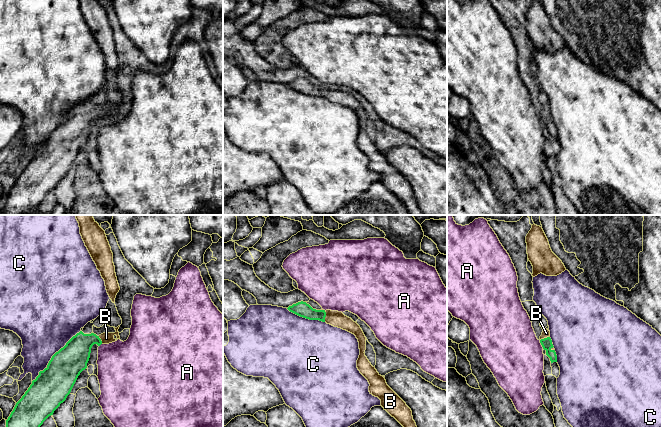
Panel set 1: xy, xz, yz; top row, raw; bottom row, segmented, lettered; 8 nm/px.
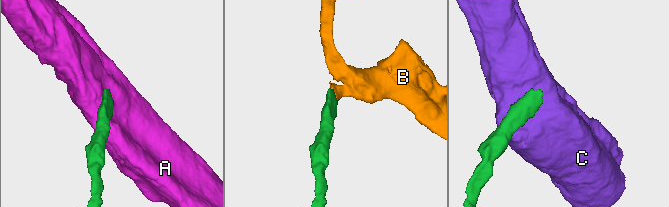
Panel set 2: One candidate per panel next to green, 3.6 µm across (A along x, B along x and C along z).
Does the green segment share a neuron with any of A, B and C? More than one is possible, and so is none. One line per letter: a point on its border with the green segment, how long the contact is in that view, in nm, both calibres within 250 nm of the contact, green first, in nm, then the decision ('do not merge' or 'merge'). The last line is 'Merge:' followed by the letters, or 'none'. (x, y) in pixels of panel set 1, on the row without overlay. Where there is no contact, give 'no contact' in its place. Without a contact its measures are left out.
A: contact yz (541, 120); length 80 nm; calibres 90 and 460 nm; do not merge
B: contact xz (325, 92); length 90 nm; calibres 120 and 130 nm; merge
C: contact xy (53, 131); length 550 nm; calibres 280 and 440 nm; do not merge
Merge: B

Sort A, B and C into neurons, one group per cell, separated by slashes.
A / B / C

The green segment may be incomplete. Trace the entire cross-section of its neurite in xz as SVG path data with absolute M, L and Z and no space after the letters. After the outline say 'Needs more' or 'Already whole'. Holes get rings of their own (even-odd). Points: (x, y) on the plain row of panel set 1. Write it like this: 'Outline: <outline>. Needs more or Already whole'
Outline: M303 77L293 80L287 85L300 93L326 98L354 110L358 115L360 125L357 144L368 156L370 170L381 176L381 182L404 203L409 215L424 215L413 196L411 185L387 161L385 154L377 148L365 132L366 113L356 98L345 92L342 88L316 86Z. Needs more

